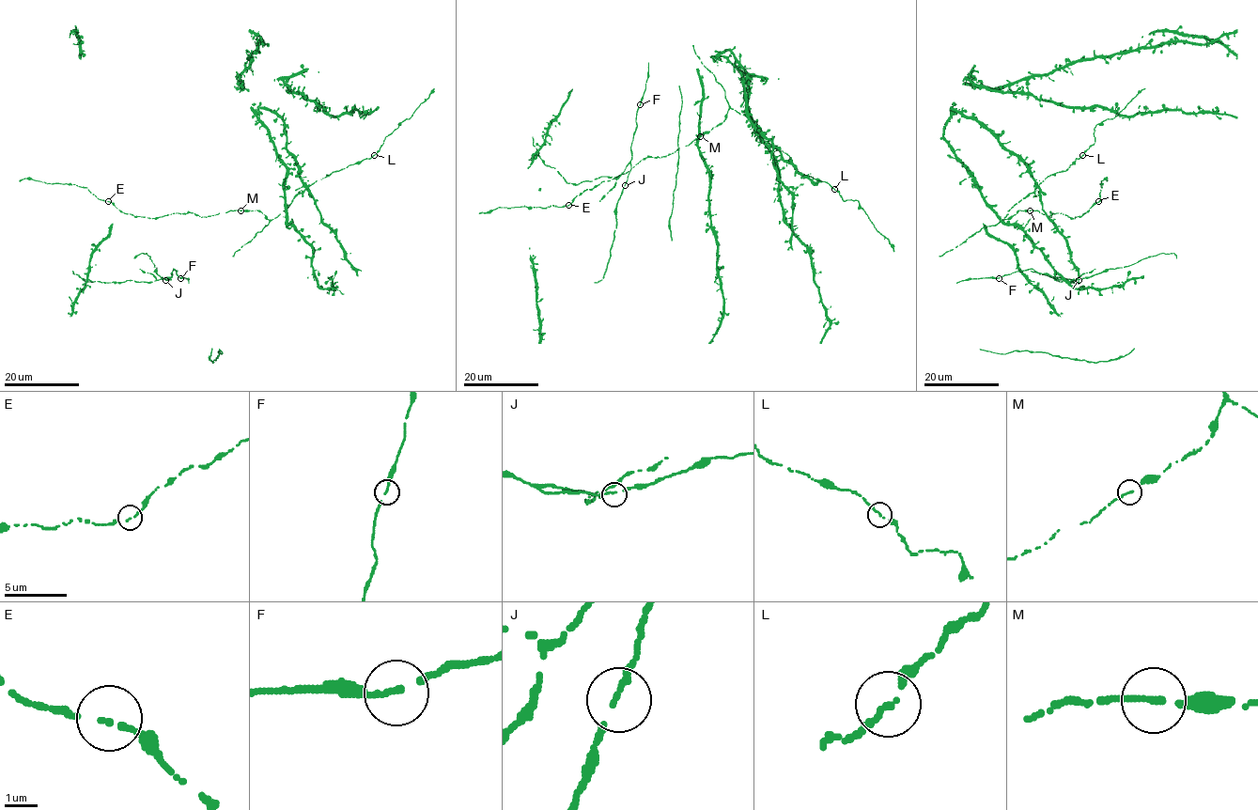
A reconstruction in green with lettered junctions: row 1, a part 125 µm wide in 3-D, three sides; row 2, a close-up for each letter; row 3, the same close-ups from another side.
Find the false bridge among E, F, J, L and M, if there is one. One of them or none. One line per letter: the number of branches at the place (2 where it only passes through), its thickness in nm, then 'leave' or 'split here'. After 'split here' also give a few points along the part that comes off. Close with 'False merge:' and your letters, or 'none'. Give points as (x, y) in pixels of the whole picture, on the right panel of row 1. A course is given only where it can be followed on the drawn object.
E: 2 branches meet; 150 nm thick; leave
F: 2 branches meet; 170 nm thick; leave
J: 2 branches meet; 160 nm thick; leave
L: 2 branches meet; 160 nm thick; leave
M: 2 branches meet; 160 nm thick; leave
False merge: none

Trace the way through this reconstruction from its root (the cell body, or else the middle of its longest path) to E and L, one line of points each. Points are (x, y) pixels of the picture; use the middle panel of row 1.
E: (706, 133), (666, 156), (644, 158), (625, 174), (586, 189), (568, 205)
L: (706, 133), (723, 121), (732, 108), (747, 116), (764, 141), (786, 153), (799, 172), (834, 189)

